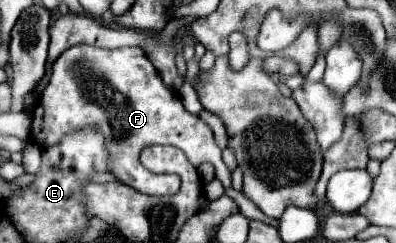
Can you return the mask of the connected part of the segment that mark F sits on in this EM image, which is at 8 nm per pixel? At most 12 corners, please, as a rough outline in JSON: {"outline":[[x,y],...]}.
{"outline":[[75,45],[53,63],[33,141],[93,125],[123,185],[157,197],[143,147],[179,147],[231,173],[211,129],[185,111],[139,47]]}

